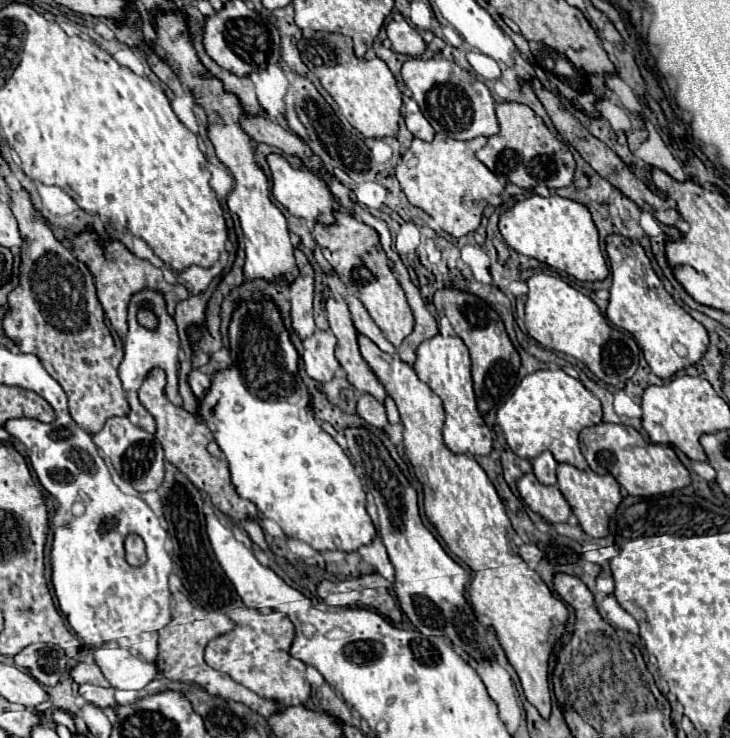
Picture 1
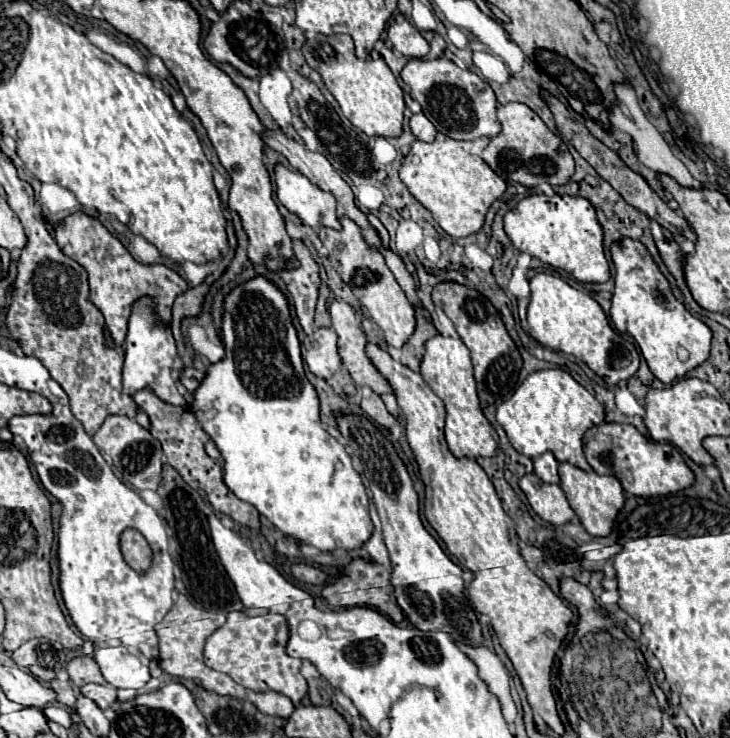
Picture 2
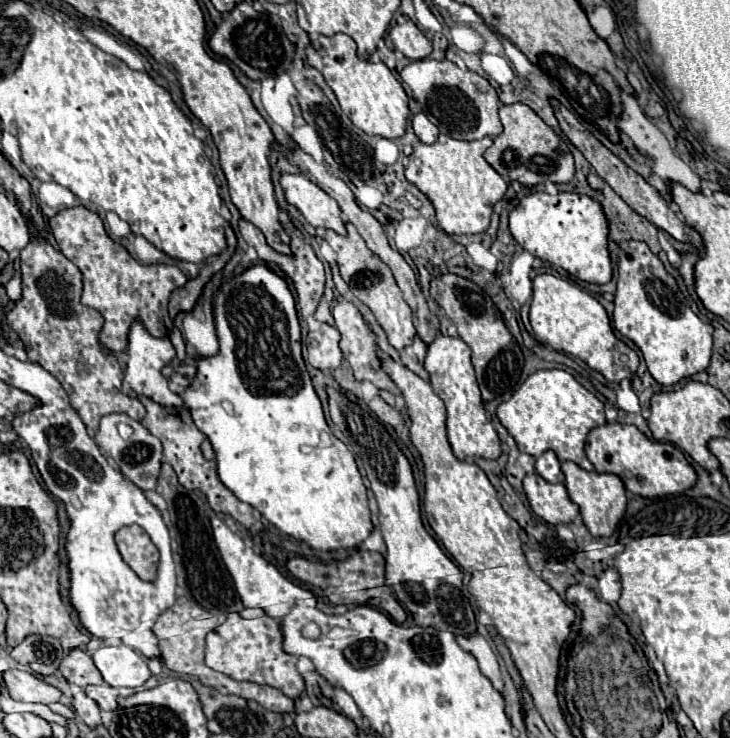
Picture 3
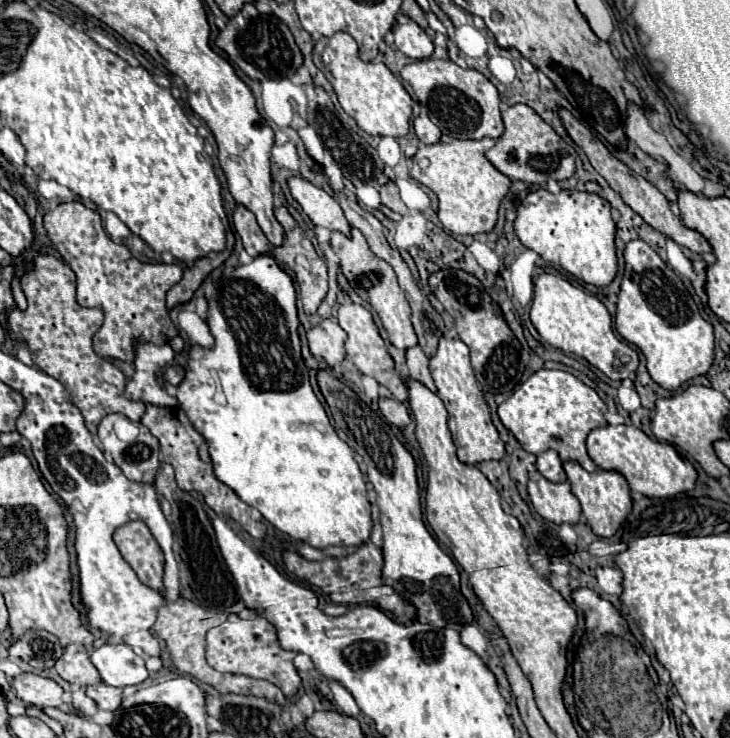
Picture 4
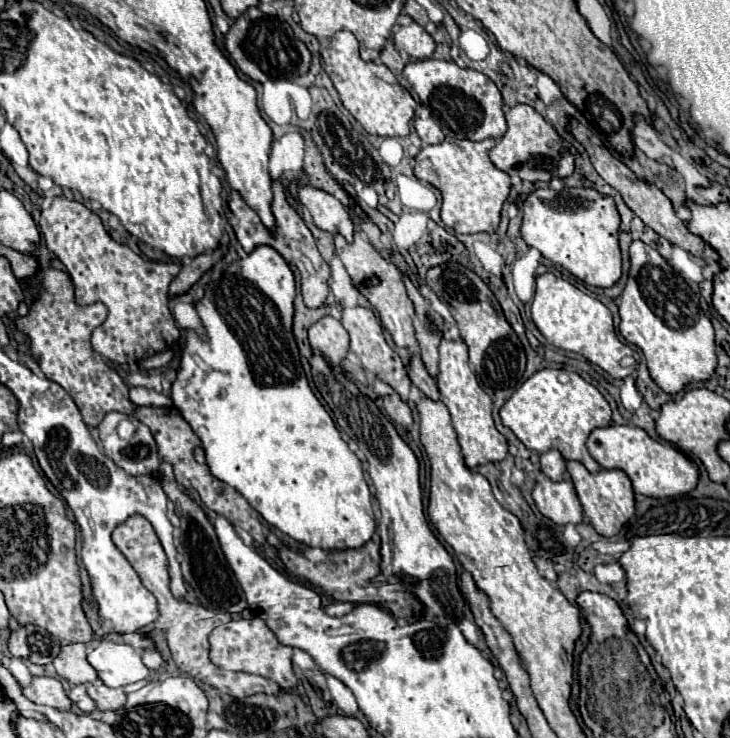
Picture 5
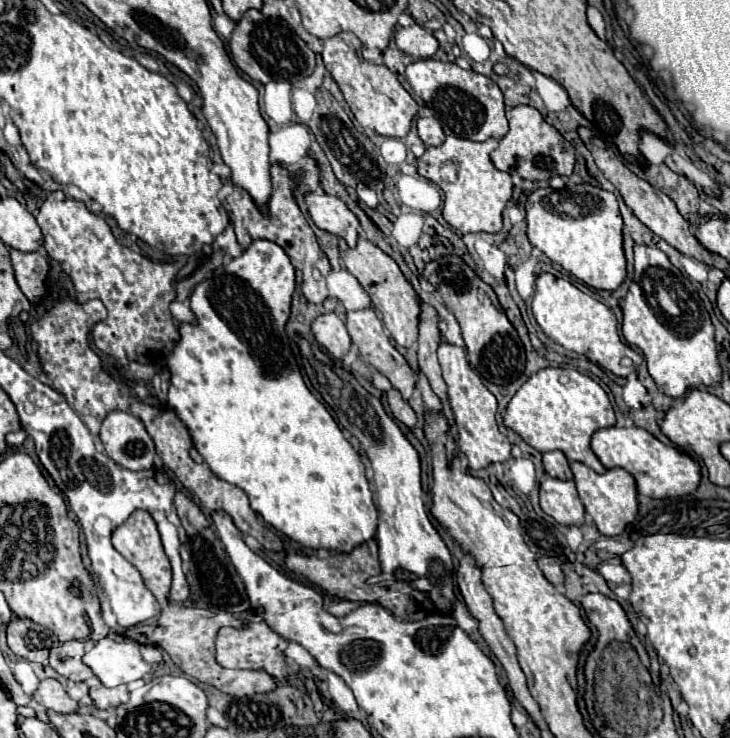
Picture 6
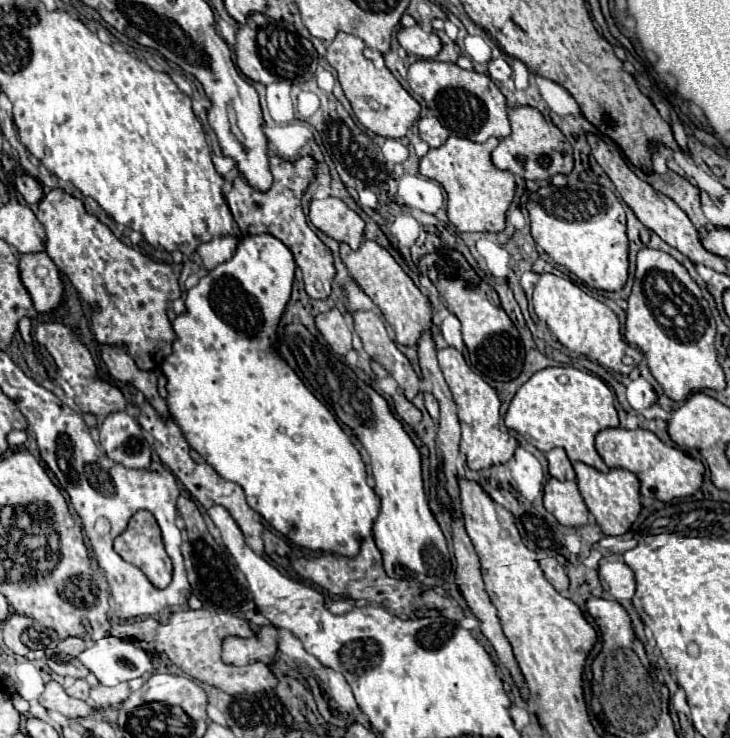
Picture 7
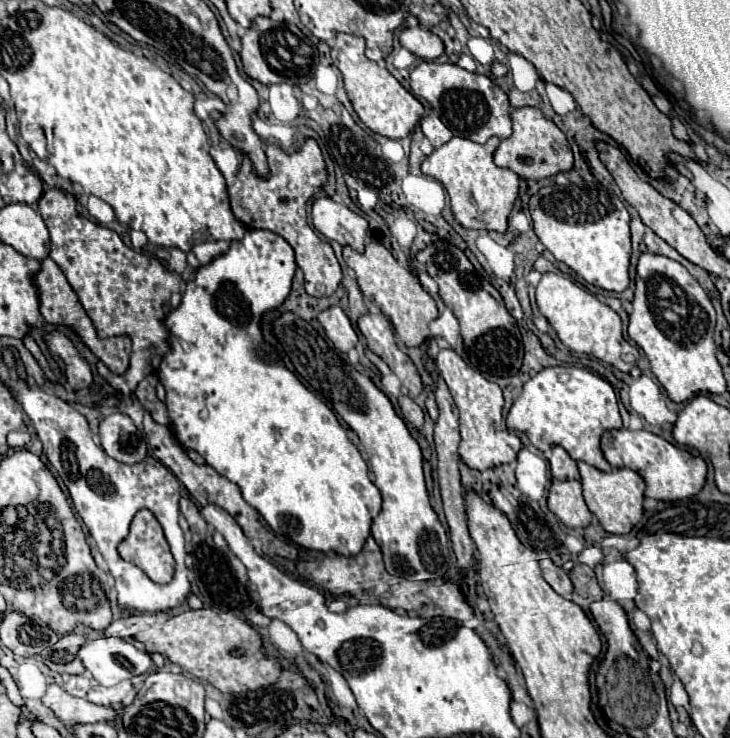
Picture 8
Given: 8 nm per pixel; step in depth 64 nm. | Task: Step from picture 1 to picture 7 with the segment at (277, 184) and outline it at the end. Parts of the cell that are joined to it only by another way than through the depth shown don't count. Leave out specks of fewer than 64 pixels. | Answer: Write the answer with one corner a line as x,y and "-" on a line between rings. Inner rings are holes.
312,198
308,216
318,230
338,242
346,242
352,250
356,250
364,240
364,220
340,198

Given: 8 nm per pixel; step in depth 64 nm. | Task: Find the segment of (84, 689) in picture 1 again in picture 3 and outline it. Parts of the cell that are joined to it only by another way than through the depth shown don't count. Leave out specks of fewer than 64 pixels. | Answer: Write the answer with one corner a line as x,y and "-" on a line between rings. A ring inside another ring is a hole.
108,684
86,686
86,694
100,706
100,710
114,710
118,706
118,690

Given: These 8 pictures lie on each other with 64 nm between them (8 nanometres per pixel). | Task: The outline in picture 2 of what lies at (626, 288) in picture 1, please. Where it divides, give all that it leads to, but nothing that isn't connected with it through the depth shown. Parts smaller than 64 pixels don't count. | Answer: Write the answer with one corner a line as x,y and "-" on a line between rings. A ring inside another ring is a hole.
622,238
610,246
616,268
610,320
620,332
628,332
642,350
650,372
664,384
674,382
688,370
700,366
710,354
710,328
694,318
682,302
670,292
668,280
662,276
642,242

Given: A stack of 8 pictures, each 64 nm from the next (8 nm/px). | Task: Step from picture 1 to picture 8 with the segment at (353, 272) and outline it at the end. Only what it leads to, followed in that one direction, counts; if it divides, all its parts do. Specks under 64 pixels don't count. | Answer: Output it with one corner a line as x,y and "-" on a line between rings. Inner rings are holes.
376,242
366,244
362,254
354,252
350,246
344,246
342,256
346,266
356,272
356,280
366,302
378,308
384,316
388,316
388,320
394,326
394,332
398,328
398,338
406,346
424,344
424,340
430,336
430,322
438,316
438,310
436,310
436,302
428,292
424,292
418,278
408,268
400,266
396,258
382,244

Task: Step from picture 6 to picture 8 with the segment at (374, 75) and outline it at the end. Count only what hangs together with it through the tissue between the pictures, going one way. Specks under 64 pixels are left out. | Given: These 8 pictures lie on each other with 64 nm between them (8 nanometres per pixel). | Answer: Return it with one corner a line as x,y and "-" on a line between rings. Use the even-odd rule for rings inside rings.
338,34
332,46
332,62
342,72
346,94
358,118
376,134
386,138
406,138
422,118
422,104
382,66
368,60
364,54
364,40
354,34

